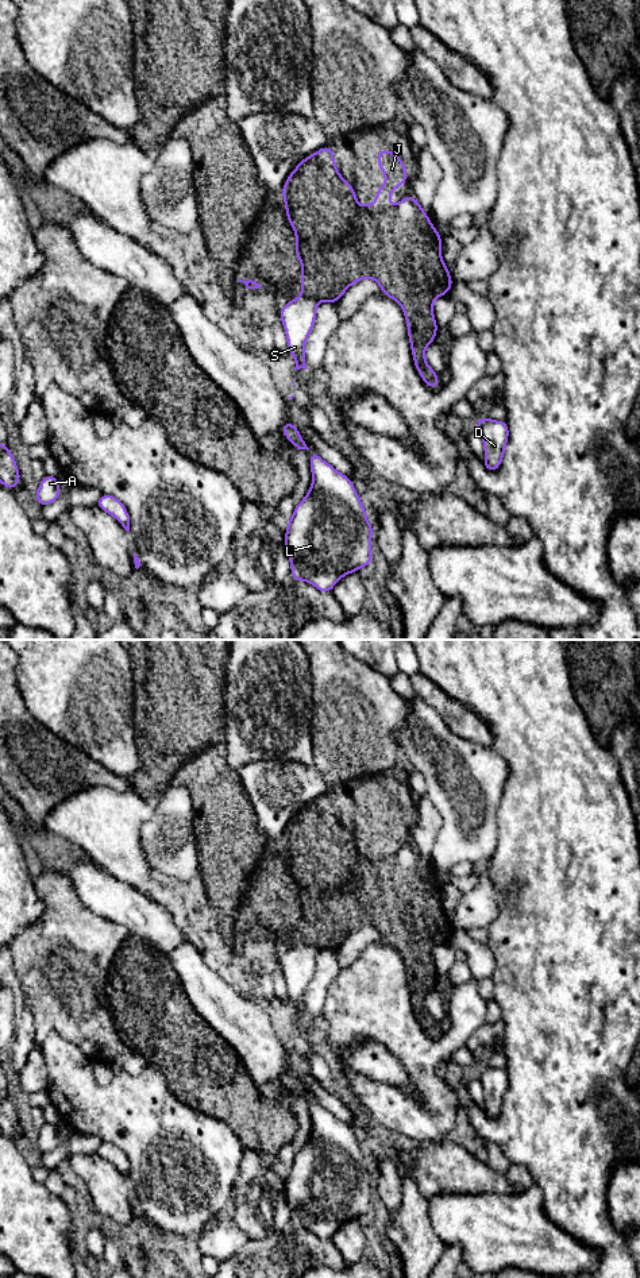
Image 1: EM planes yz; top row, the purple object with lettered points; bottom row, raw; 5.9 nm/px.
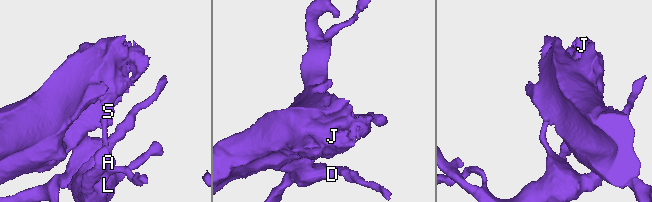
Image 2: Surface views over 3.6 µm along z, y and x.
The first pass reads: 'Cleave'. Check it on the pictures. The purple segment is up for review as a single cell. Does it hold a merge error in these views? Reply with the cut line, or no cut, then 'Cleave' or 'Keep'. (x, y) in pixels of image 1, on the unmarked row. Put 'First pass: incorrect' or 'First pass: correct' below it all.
Split along yz (301, 942), (316, 950). Cleave
First pass: correct

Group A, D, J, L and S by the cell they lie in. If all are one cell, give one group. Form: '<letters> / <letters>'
A D L S / J

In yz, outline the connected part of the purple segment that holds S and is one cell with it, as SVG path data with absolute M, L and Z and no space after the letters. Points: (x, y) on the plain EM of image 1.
M302 943L289 947L279 957L278 962L284 972L289 1000L296 1008L294 1018L306 1018L304 996L315 973L316 958L317 950Z

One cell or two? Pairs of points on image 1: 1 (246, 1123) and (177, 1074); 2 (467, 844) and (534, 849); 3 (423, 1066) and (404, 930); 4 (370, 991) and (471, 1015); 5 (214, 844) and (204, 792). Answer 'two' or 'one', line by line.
1: one
2: two
3: two
4: one
5: one

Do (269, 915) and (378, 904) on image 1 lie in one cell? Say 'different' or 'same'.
same

